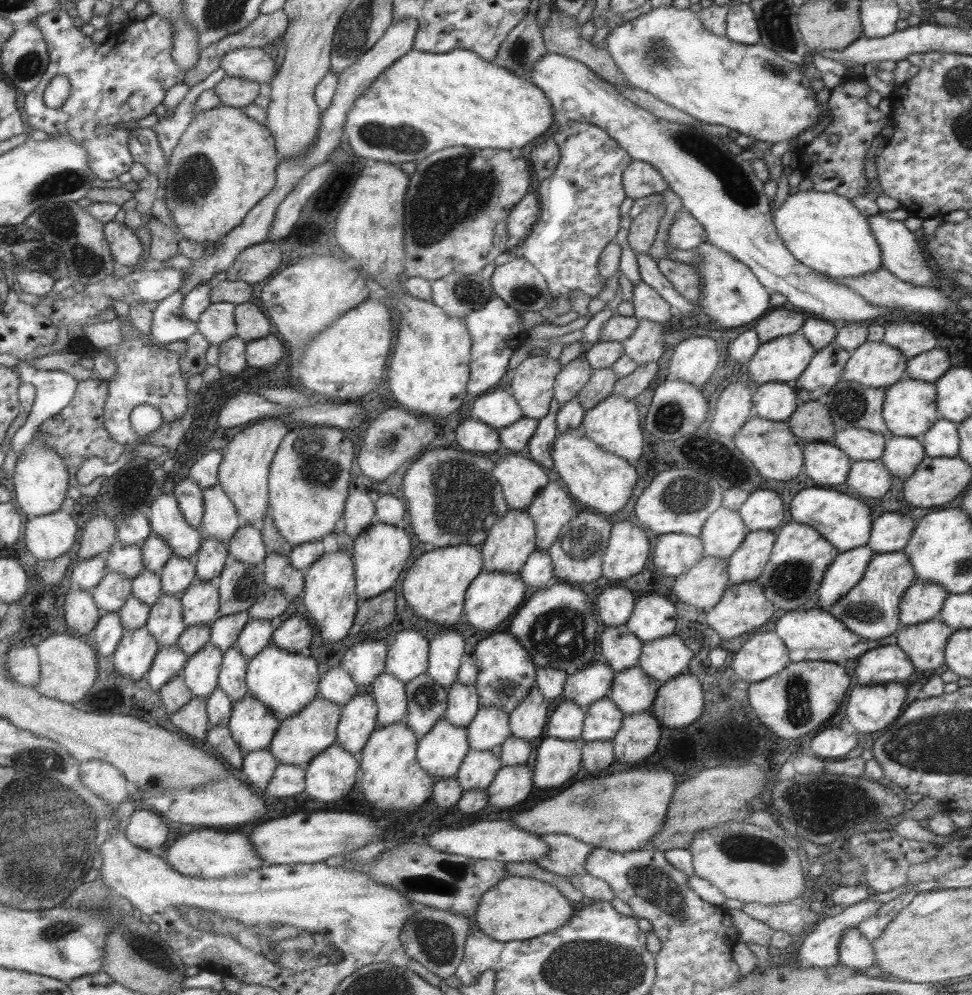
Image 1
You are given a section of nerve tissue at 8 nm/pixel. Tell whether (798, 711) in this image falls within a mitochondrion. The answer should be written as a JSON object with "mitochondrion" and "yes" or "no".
{"mitochondrion":"yes"}

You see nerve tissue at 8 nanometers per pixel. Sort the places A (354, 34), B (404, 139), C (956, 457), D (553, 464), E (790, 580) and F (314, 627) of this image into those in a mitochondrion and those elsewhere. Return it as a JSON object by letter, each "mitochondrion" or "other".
{"A":"mitochondrion","B":"mitochondrion","C":"other","D":"other","E":"mitochondrion","F":"other"}

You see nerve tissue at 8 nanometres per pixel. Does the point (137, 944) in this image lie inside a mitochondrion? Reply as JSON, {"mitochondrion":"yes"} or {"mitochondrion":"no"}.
{"mitochondrion":"yes"}

